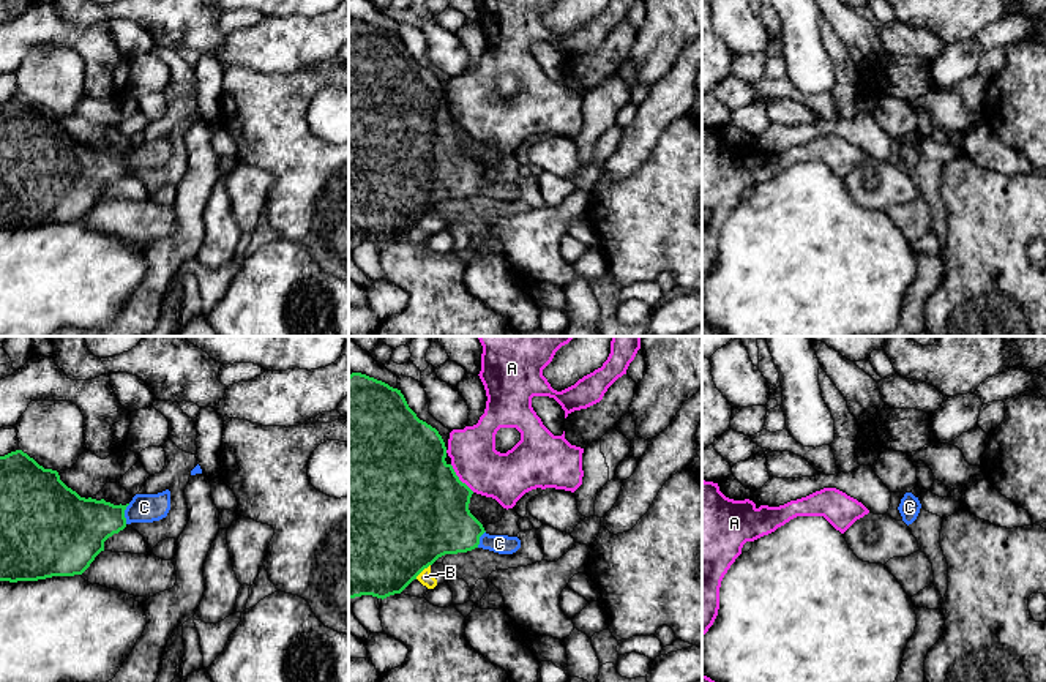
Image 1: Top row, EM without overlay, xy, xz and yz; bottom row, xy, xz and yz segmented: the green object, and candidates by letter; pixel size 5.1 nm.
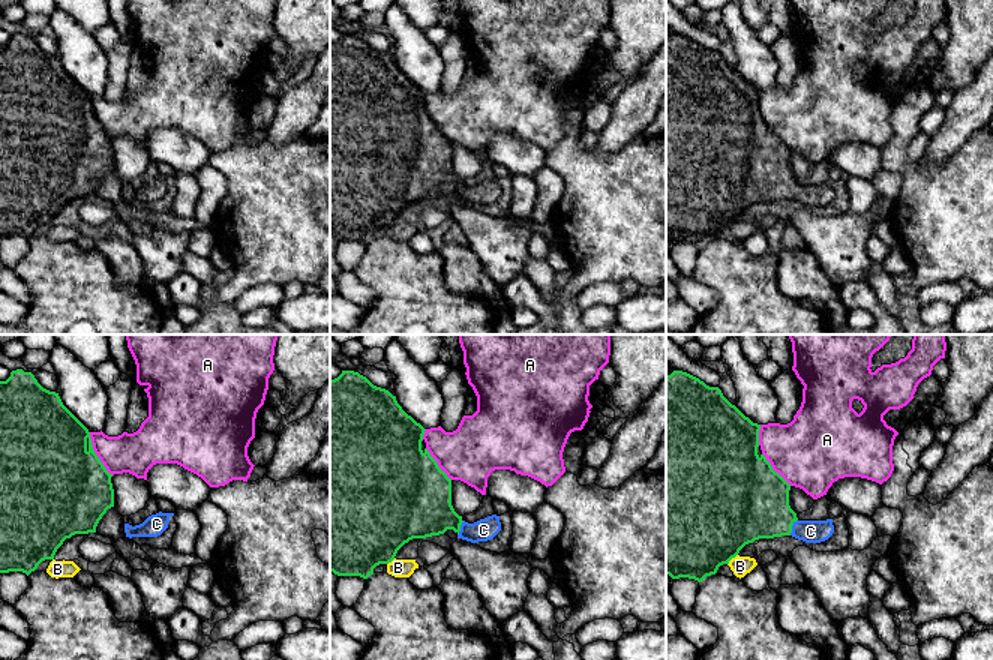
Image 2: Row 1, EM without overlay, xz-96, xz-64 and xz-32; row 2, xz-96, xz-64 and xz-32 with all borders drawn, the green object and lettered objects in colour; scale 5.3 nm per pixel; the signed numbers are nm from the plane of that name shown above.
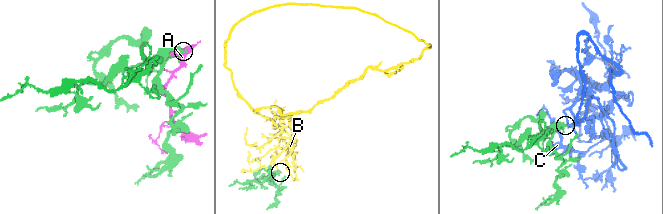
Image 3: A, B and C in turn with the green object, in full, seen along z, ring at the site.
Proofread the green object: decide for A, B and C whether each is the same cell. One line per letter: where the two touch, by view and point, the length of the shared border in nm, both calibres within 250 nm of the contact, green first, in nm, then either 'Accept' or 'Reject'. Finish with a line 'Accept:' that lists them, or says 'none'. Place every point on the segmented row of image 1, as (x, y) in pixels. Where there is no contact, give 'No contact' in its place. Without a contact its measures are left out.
A: Touches green at xz (458, 479). Shared border 190 nm. Thickness 500 nm (green) against 260 nm. Reject
B: Touches green at xz (422, 570). Shared border 110 nm. Thickness 500 nm (green) against 70 nm. Reject
C: Touches green at xy (123, 513). Shared border 110 nm. Thickness 300 nm (green) against 140 nm. Accept
Accept: C

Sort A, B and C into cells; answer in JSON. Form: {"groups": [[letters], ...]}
{"groups": [["A"], ["B"], ["C"]]}

